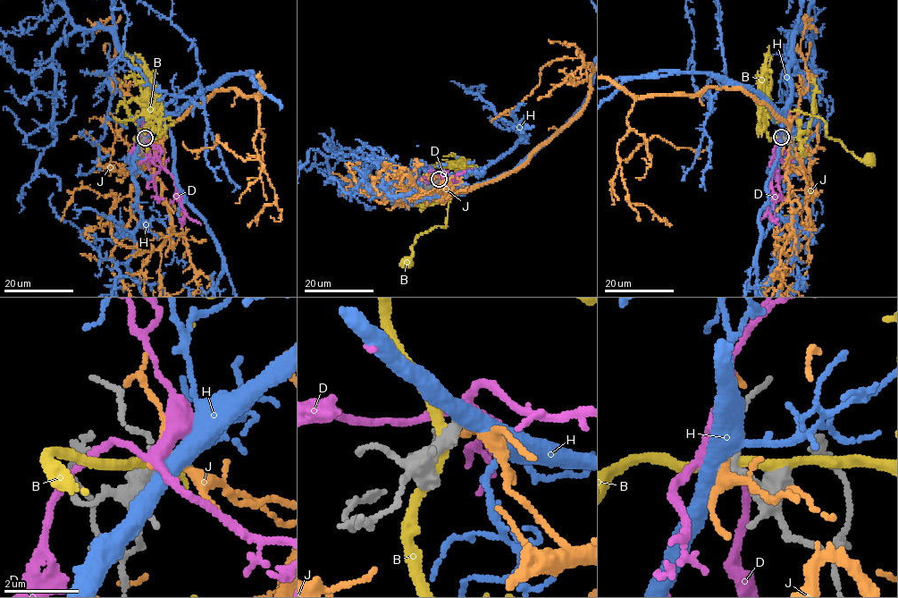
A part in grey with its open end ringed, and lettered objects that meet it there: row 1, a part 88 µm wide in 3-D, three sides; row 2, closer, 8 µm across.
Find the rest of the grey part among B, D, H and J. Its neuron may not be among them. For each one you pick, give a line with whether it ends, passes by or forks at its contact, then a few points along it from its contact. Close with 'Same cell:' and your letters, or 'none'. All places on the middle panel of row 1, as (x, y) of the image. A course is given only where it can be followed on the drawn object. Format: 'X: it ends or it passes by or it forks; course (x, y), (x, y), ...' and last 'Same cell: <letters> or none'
D: it forks; course (439, 179), (441, 175), (448, 179), (442, 177), (456, 177), (472, 169)
Same cell: D

